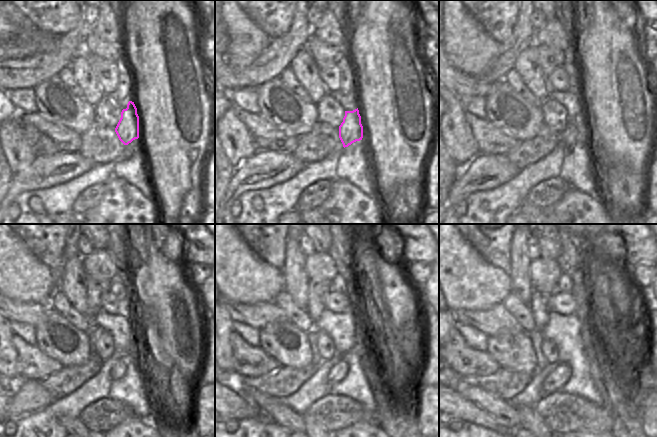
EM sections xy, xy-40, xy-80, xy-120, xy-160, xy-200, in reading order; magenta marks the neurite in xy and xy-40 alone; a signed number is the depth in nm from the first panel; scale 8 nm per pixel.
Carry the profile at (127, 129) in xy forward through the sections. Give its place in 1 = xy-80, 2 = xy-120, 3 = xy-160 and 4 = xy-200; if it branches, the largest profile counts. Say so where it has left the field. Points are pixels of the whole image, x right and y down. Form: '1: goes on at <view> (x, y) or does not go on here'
1: goes on at xy-80 (573, 131)
2: goes on at xy-120 (118, 370)
3: goes on at xy-160 (339, 372)
4: goes on at xy-200 (554, 382)

